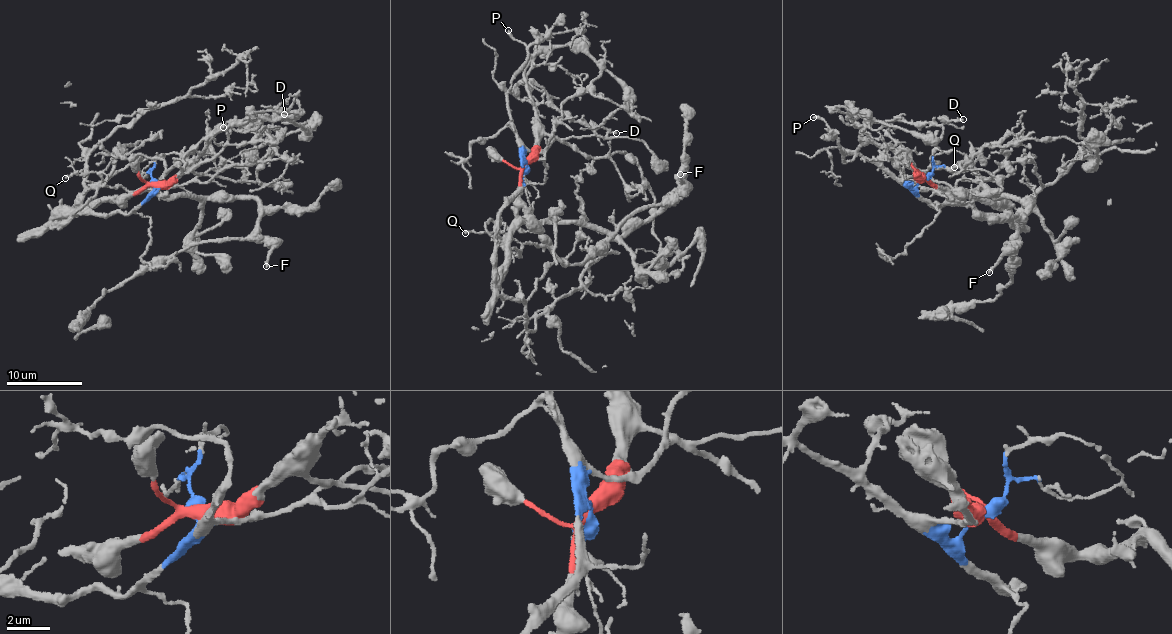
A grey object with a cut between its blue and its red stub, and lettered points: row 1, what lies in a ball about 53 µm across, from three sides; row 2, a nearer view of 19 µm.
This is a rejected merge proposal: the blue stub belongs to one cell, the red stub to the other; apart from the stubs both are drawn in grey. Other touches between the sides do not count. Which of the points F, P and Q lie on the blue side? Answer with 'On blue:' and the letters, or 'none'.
On blue: P, Q

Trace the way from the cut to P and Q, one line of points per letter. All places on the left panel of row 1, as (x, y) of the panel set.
P: (154, 184), (150, 194), (155, 195), (165, 176), (177, 164), (187, 173), (215, 156), (225, 143), (224, 128)
Q: (154, 184), (149, 198), (126, 214), (77, 214), (101, 179), (95, 171), (65, 178)

